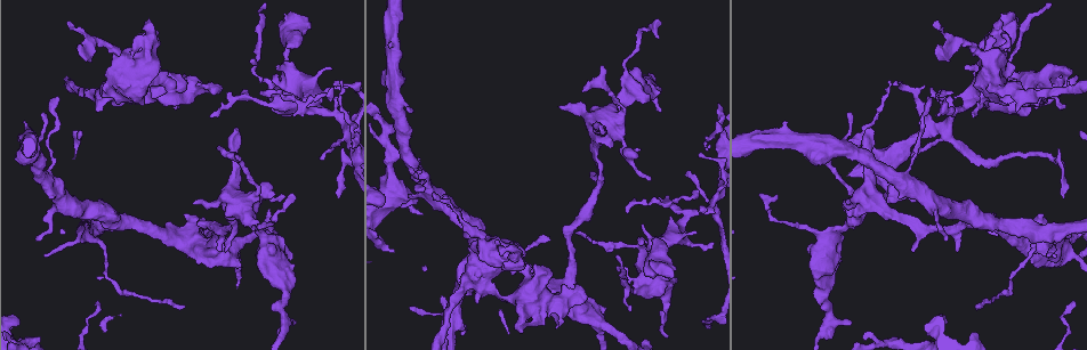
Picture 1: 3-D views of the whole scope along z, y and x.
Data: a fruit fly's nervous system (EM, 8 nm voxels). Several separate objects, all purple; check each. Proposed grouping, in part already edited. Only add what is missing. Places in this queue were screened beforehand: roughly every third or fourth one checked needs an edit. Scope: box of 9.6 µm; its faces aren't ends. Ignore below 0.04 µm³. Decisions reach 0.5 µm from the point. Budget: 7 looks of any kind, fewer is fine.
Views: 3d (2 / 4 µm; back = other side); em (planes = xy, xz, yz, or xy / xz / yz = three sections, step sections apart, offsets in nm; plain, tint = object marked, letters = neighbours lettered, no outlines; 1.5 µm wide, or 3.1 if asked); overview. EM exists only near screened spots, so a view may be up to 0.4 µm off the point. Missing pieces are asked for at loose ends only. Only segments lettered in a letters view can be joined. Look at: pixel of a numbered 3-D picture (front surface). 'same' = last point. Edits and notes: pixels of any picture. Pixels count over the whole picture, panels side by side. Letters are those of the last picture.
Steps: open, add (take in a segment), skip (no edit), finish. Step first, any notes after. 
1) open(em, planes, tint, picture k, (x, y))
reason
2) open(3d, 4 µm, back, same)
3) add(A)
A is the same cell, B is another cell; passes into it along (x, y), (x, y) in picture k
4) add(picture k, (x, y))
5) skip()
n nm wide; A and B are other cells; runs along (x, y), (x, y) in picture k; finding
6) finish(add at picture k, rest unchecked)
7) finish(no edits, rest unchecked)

open(em, xz, step 4, letters, picture 1, (220, 89))
branch stops here

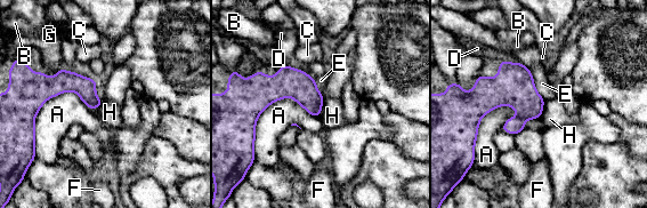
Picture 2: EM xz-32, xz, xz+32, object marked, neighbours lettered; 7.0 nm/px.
open(em, yz, step 4, letters, same)

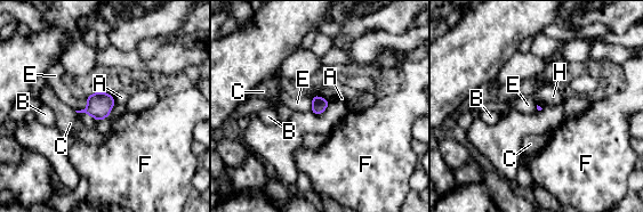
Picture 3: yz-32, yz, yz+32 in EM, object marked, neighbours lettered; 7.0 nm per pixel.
skip()
A, B, C, E, F and H are other cells; border along (86, 97), (87, 105), (75, 111) in picture 3; none of them fits

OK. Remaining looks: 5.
open(3d, 4 µm, picture 1, (334, 85))
tapers out

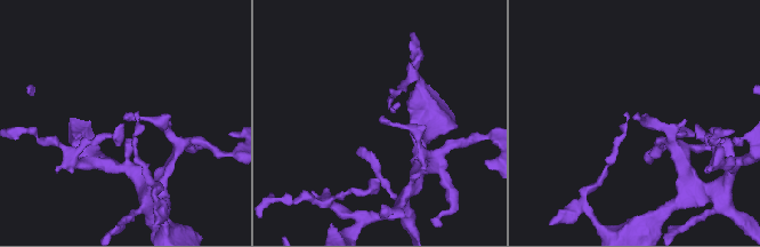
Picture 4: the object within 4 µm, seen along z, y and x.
open(em, yz, step 4, tint, picture 4, (633, 119))
shape alone is not enough

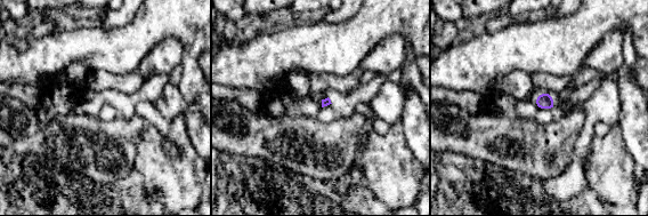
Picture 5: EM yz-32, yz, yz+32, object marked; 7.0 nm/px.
open(em, yz, step 4, letters, same)
see the neighbours

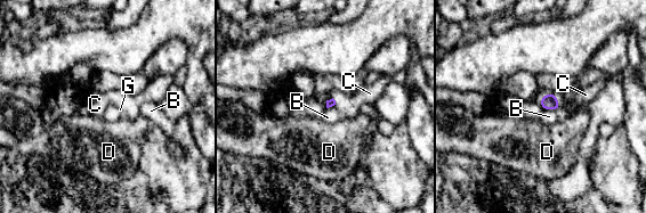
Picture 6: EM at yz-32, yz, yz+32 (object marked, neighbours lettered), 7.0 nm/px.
skip()
B, C, D and G are other cells; border along (552, 93), (559, 104) in picture 6; none of them fits

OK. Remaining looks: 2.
open(em, planes, plain, picture 1, (695, 234))
free end

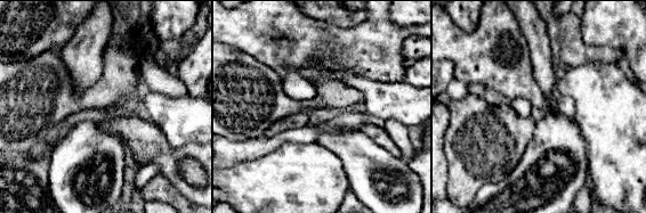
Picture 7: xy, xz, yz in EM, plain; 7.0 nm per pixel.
open(em, planes, letters, same)
what lies round it

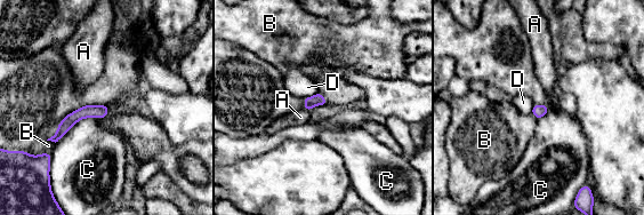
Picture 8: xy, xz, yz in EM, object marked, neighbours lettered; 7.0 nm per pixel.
skip()
C touches over 360 nm; A, B, C and D are other cells; border along (98, 118), (79, 119), (55, 142) in picture 8; no lettered segment goes on from it

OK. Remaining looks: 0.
finish(no edits, rest unchecked)

